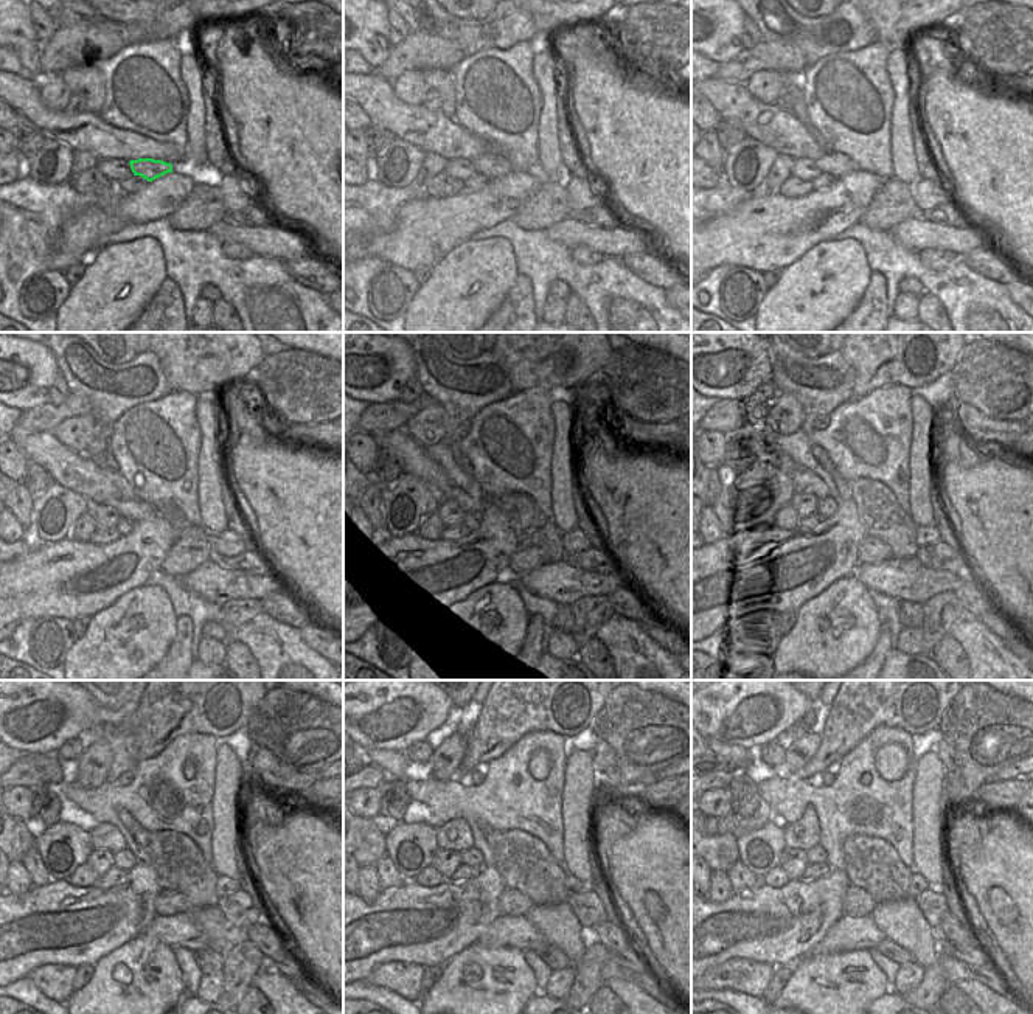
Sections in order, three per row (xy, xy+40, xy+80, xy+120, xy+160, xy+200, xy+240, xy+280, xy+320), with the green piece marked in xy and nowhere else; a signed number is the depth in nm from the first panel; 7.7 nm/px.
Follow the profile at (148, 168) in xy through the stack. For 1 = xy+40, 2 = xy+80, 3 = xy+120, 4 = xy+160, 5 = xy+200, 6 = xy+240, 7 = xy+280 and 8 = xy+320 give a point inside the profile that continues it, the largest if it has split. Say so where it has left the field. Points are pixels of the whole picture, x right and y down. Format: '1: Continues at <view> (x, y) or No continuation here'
1: Continues at xy+40 (493, 165)
2: Continues at xy+80 (834, 163)
3: Continues at xy+120 (135, 510)
4: Continues at xy+160 (457, 494)
5: Continues at xy+200 (799, 483)
6: Continues at xy+240 (104, 836)
7: Continues at xy+280 (455, 834)
8: Continues at xy+320 (803, 834).

